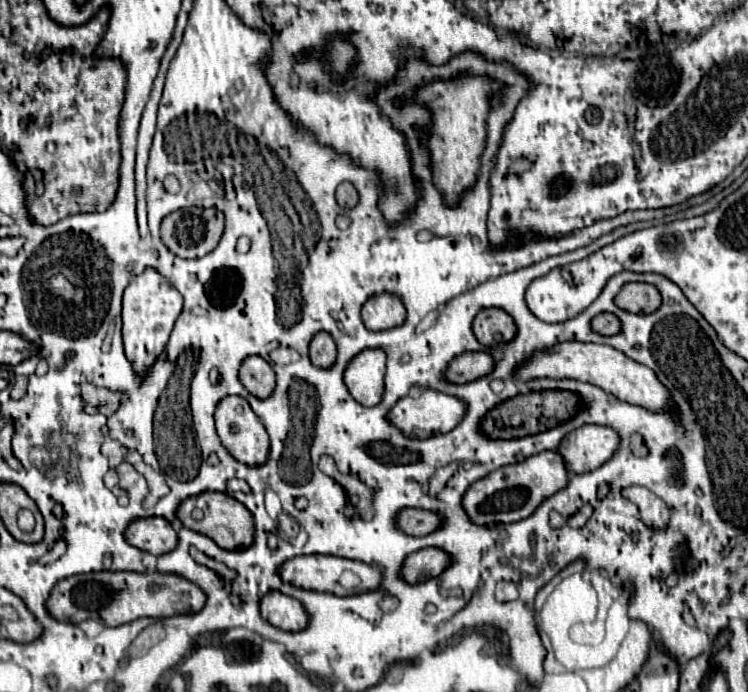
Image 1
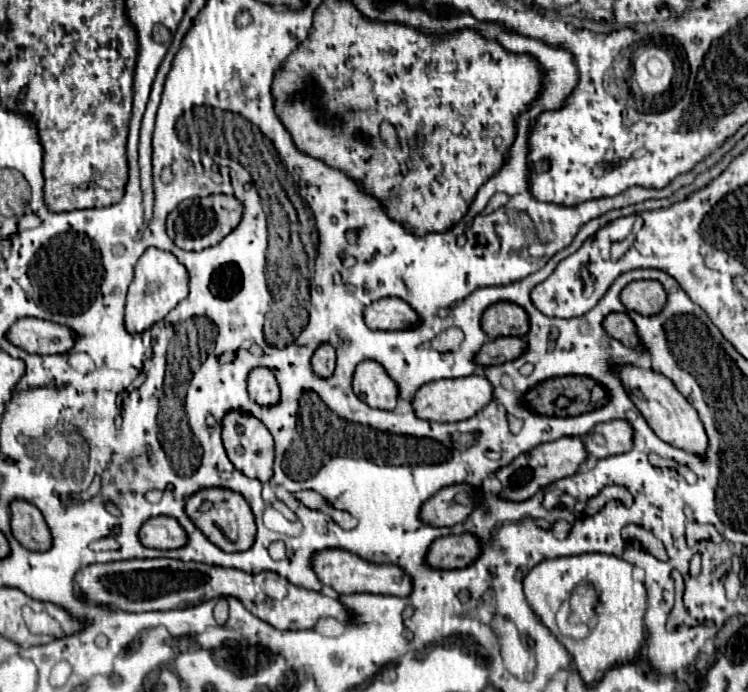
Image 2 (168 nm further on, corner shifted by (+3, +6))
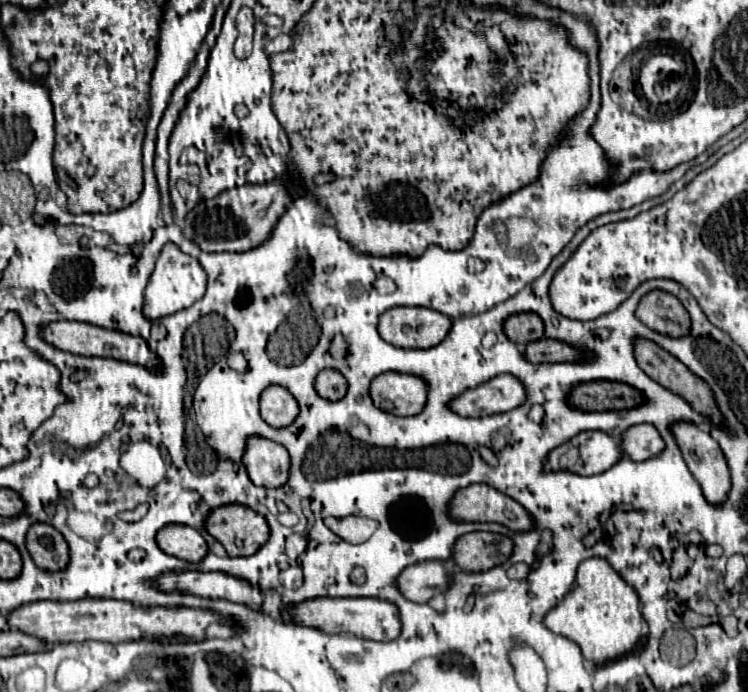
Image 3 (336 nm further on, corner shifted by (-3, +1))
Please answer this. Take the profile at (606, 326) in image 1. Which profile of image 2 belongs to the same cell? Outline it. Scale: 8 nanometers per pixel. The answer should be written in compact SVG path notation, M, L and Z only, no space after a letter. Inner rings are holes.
M612 312L612 314L608 314L608 316L604 318L602 326L604 326L604 330L606 330L612 338L624 342L626 346L640 348L640 340L638 340L638 334L636 334L636 326L634 326L634 322L628 318L628 314Z

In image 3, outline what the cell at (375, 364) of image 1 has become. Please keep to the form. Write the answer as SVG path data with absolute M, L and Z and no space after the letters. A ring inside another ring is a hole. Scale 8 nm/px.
M382 373L370 385L370 397L376 407L394 415L418 415L426 405L428 385L418 375Z

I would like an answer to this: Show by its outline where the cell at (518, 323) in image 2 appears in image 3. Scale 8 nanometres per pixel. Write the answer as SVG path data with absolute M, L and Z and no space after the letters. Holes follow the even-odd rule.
M518 313L518 315L512 315L506 319L504 331L510 341L528 345L528 343L544 337L544 323L542 323L540 315L536 315L536 313Z

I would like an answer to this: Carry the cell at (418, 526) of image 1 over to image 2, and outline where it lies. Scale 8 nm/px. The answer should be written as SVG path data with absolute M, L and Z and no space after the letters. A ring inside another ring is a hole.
M464 484L442 488L420 508L420 520L430 526L454 526L474 510L472 488Z

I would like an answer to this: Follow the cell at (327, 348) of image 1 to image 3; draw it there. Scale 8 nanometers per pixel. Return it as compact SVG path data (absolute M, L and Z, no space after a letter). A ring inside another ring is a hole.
M324 369L316 377L316 393L328 401L338 401L346 395L348 383L342 373L334 369Z

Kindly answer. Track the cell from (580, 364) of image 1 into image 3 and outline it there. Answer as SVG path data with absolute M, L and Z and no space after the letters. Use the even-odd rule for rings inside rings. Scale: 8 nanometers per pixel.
M674 425L674 437L678 441L678 447L682 449L684 461L688 465L692 477L700 483L706 501L712 505L722 505L726 501L726 495L732 485L730 485L730 471L728 471L720 445L710 437L710 433L702 431L698 425Z

